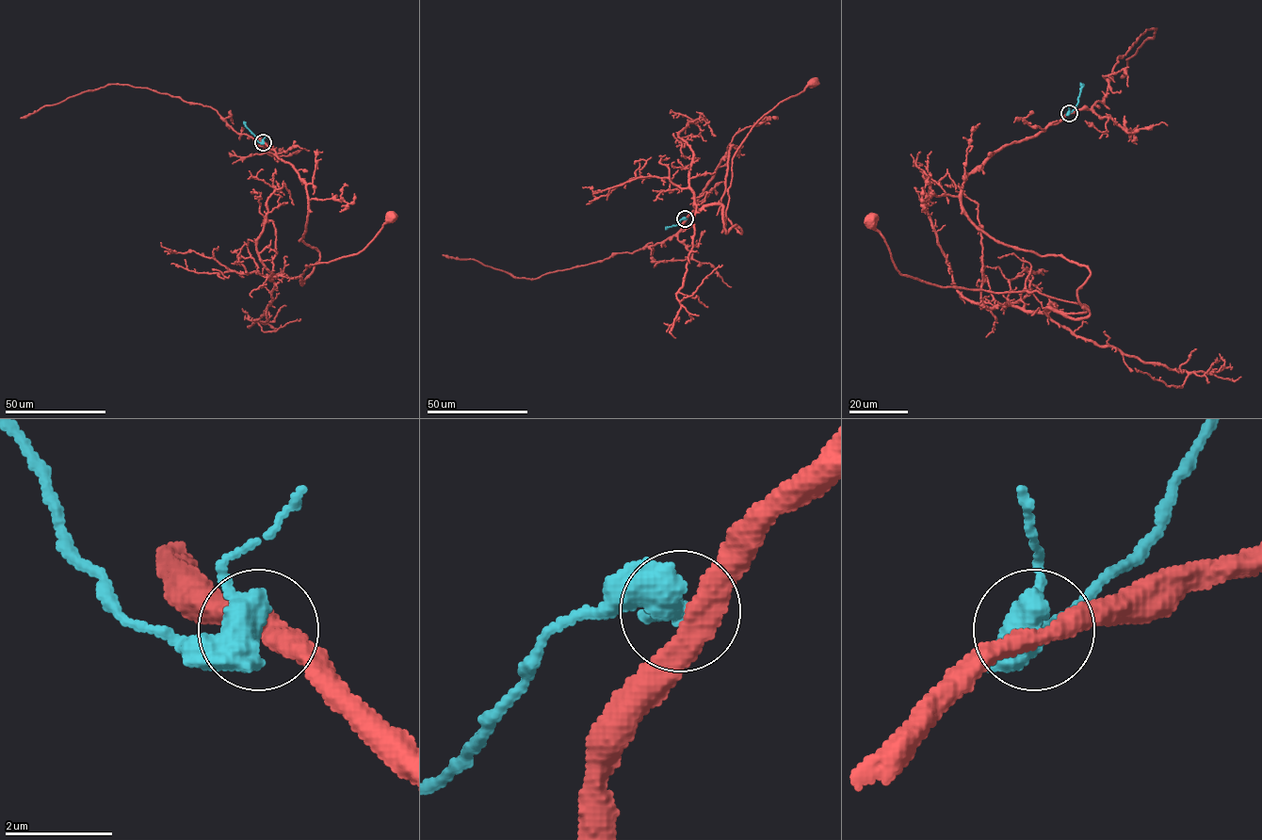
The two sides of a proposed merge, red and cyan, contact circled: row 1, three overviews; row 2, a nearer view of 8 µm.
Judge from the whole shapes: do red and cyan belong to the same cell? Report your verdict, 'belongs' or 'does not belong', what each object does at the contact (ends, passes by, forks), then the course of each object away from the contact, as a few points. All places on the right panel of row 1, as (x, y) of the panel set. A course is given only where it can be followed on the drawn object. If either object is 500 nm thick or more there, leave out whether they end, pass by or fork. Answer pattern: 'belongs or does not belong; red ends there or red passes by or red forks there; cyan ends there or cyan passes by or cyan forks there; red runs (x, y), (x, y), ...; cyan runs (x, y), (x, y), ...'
does not belong; red runs (1069, 113), (995, 151), (961, 209), (1007, 245), (1083, 265), (1087, 315), (1037, 291), (903, 275), (873, 222); cyan runs (1069, 113), (1078, 102), (1080, 83)

